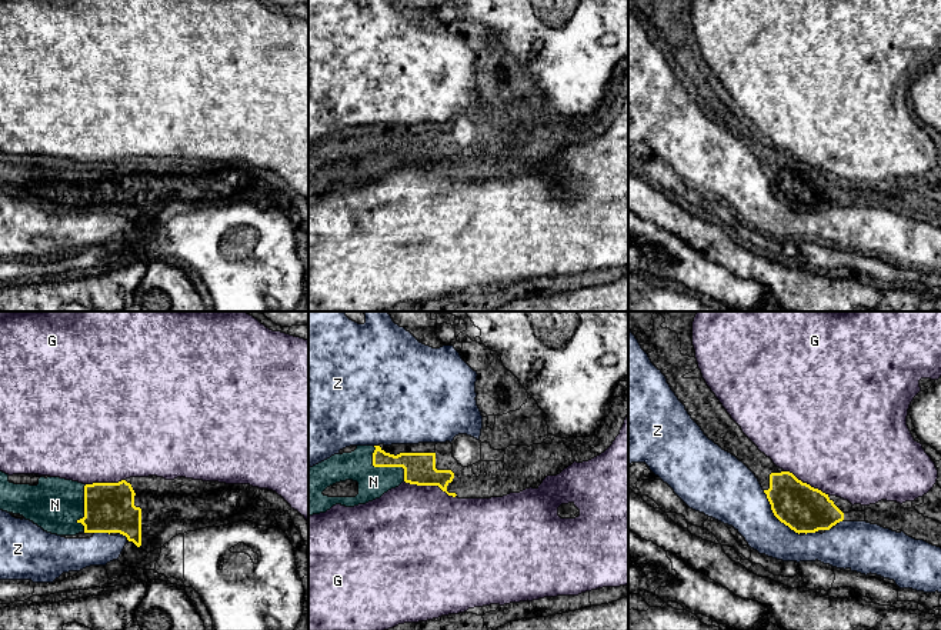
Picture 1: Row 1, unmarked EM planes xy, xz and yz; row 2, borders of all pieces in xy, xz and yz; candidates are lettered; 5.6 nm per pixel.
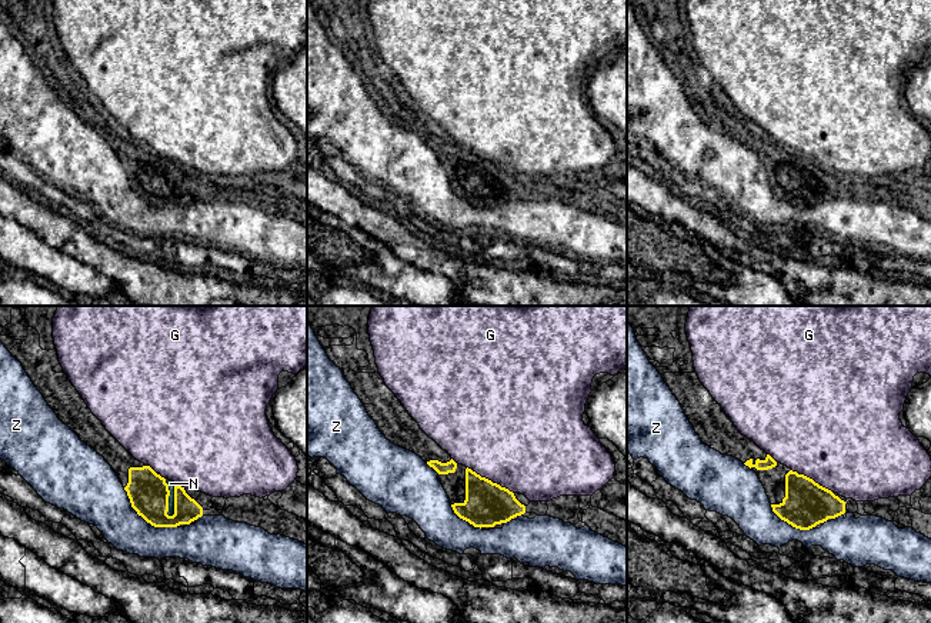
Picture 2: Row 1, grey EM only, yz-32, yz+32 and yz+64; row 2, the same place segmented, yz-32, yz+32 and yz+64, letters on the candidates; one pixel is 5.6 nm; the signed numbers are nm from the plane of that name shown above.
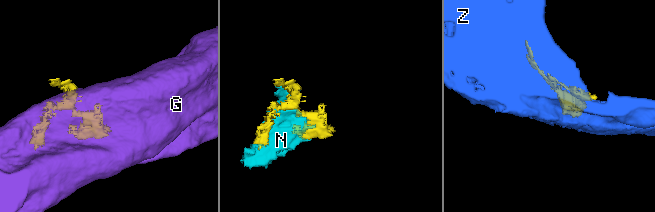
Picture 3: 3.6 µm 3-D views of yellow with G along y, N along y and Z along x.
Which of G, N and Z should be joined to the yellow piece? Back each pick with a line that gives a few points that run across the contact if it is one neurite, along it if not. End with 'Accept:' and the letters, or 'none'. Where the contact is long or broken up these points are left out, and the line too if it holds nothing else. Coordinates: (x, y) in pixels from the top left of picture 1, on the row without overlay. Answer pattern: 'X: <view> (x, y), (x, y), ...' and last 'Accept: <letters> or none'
Accept: N

